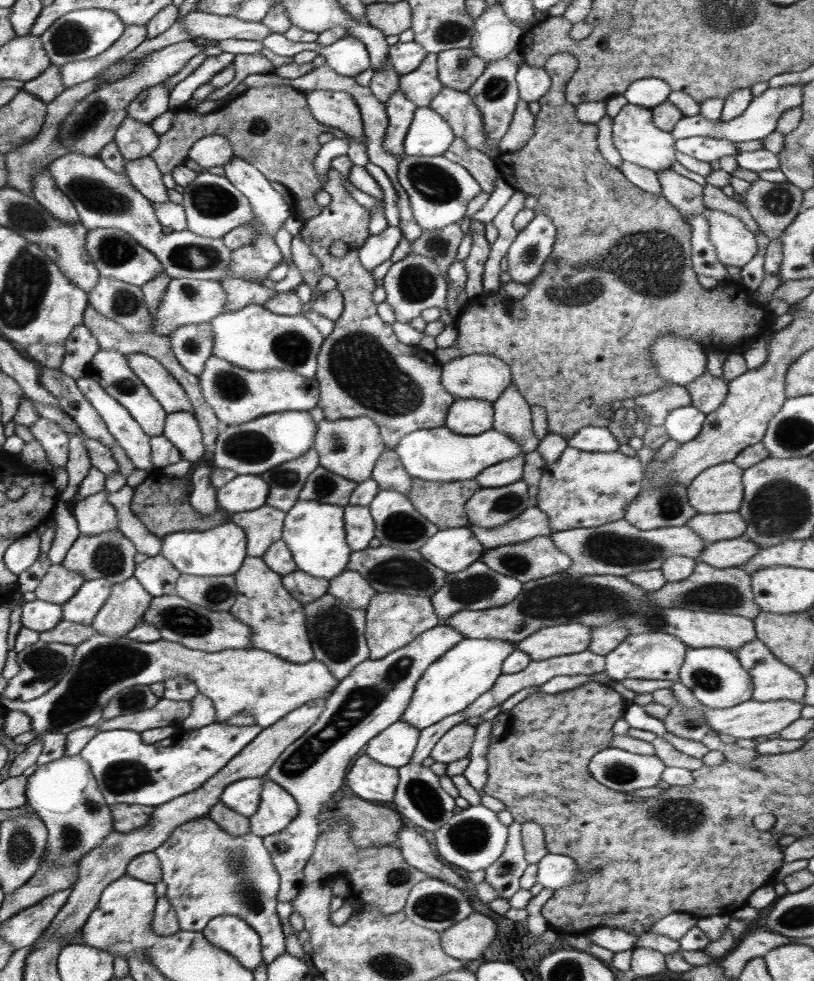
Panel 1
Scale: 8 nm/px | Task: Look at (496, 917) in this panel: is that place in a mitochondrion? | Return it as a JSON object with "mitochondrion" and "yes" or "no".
{"mitochondrion":"no"}

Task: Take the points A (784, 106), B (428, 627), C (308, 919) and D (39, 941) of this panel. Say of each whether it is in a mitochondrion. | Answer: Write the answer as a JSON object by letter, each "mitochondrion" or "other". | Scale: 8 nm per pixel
{"A":"other","B":"other","C":"other","D":"other"}

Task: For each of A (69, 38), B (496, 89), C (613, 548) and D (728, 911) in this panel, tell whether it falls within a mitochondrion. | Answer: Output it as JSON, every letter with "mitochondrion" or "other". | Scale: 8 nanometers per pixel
{"A":"mitochondrion","B":"mitochondrion","C":"mitochondrion","D":"other"}

